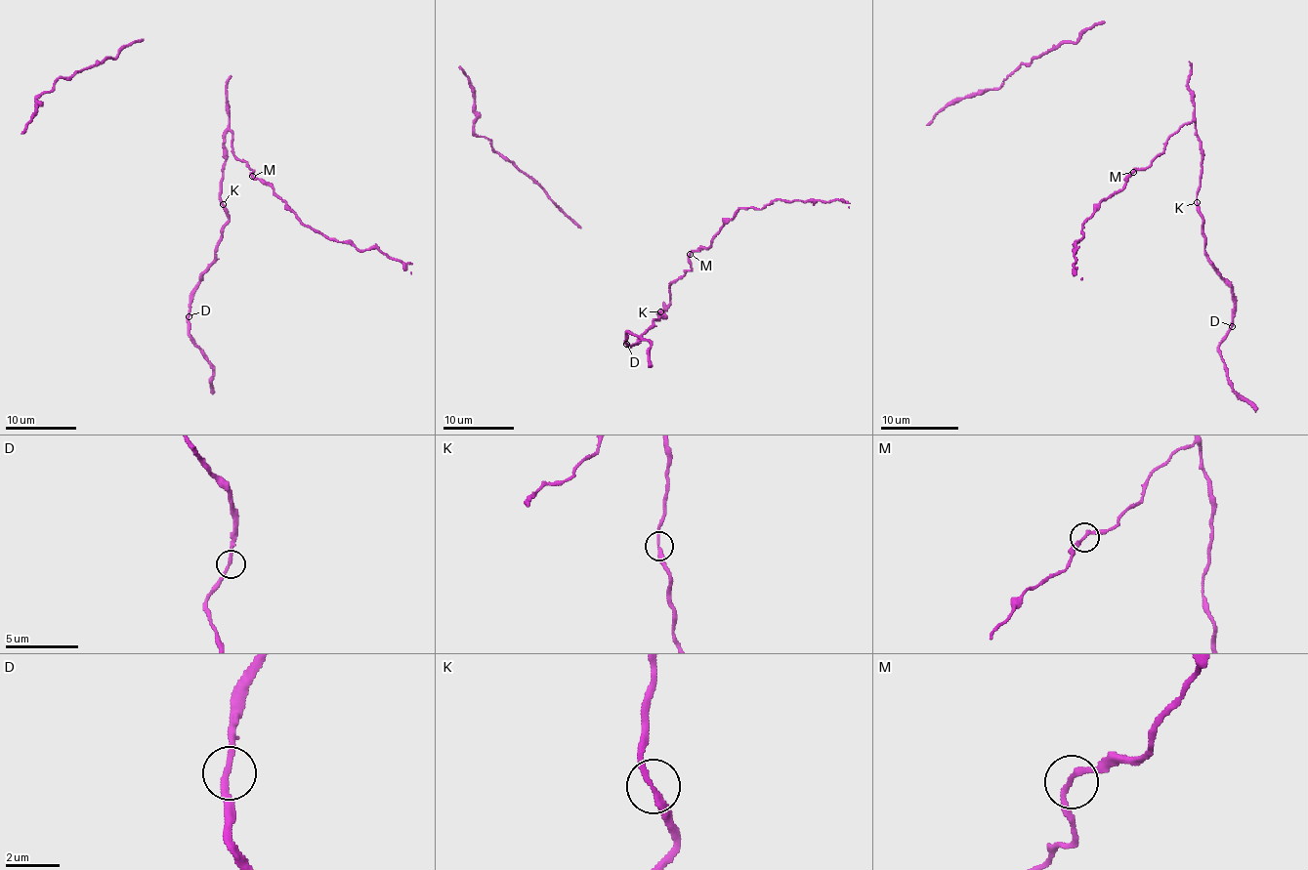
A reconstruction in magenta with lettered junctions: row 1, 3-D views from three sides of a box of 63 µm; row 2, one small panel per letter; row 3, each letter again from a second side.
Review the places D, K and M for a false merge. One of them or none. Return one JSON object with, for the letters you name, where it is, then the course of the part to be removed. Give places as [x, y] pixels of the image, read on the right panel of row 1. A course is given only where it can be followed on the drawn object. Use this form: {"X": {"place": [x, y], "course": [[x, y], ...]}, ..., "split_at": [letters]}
{"split_at": []}

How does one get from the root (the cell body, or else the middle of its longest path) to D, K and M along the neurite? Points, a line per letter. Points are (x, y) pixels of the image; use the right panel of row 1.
D: (1189, 71), (1187, 89), (1201, 151), (1197, 208), (1202, 219), (1206, 260), (1230, 289), (1234, 301), (1232, 326)
K: (1189, 71), (1187, 89), (1191, 95), (1195, 134), (1201, 151), (1197, 202)
M: (1189, 71), (1187, 89), (1191, 95), (1193, 118), (1167, 140), (1165, 147), (1146, 167), (1132, 171)

